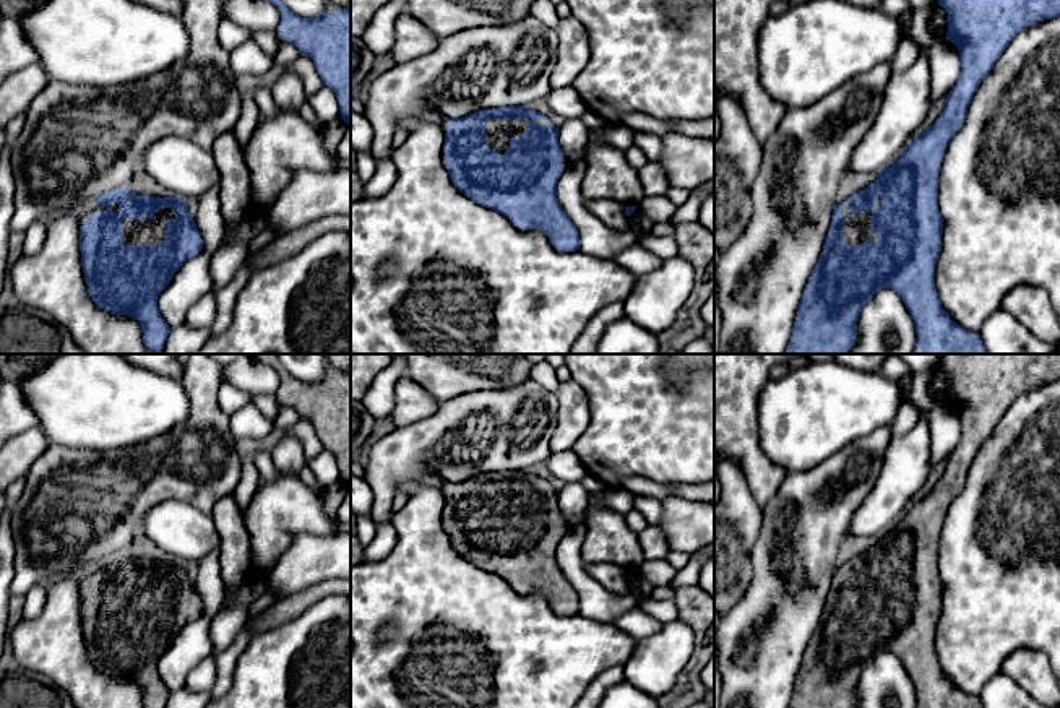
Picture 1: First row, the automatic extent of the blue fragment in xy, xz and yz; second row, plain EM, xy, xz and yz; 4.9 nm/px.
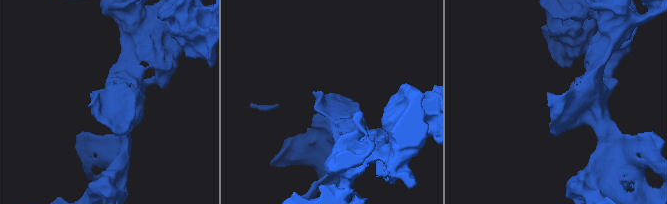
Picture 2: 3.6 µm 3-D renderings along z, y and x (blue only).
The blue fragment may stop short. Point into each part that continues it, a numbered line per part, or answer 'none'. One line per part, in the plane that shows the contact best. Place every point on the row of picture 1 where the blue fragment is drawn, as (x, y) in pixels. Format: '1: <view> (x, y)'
1: yz (857, 229)

